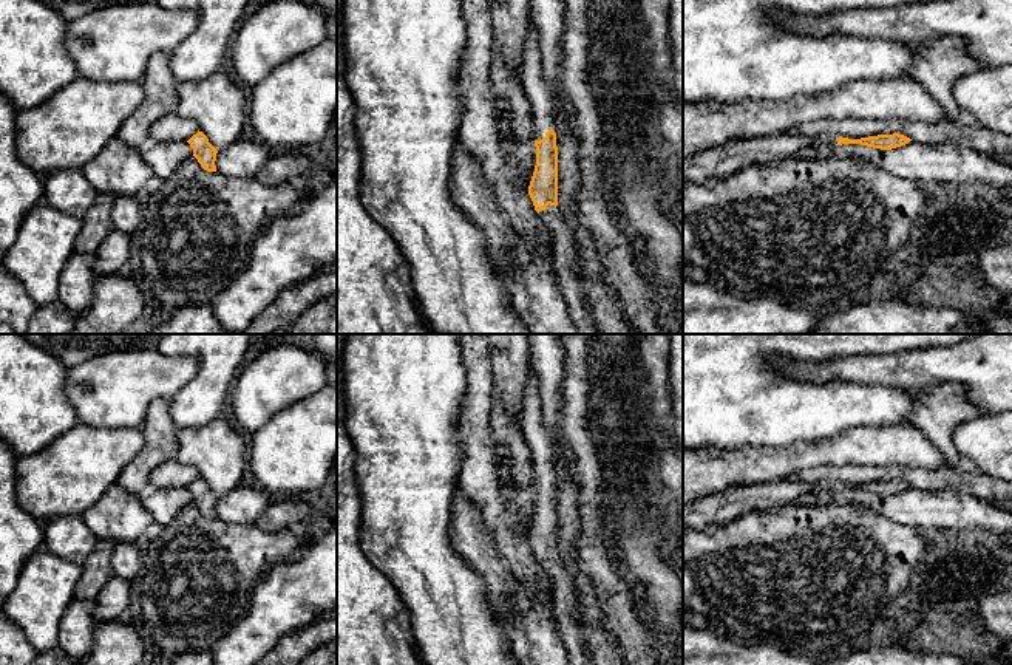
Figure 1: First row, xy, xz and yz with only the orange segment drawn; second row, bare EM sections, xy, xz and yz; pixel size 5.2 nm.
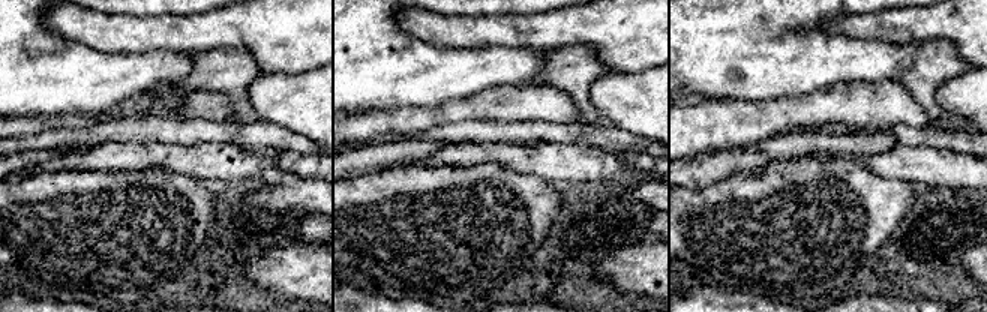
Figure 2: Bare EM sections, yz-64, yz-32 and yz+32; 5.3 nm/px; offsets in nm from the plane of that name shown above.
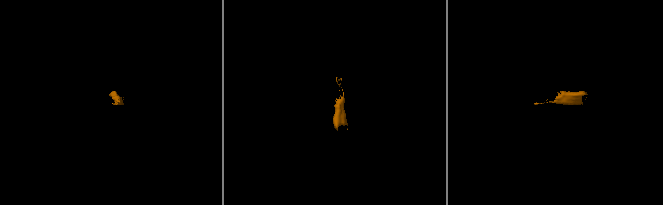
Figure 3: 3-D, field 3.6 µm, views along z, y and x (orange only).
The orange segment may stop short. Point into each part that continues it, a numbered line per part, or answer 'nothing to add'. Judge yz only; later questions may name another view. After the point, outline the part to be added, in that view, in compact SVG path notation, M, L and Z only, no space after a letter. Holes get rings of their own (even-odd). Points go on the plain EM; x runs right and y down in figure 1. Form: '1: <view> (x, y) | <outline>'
1: yz (719, 509) | M780 481L752 487L732 487L683 504L683 530L723 526L749 513L780 510L803 495L836 492L839 483Z

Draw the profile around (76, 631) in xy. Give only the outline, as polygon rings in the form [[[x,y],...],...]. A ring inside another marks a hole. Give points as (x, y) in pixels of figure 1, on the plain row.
[[[73,598],[63,612],[57,633],[57,646],[73,660],[79,662],[94,643],[96,600]]]

